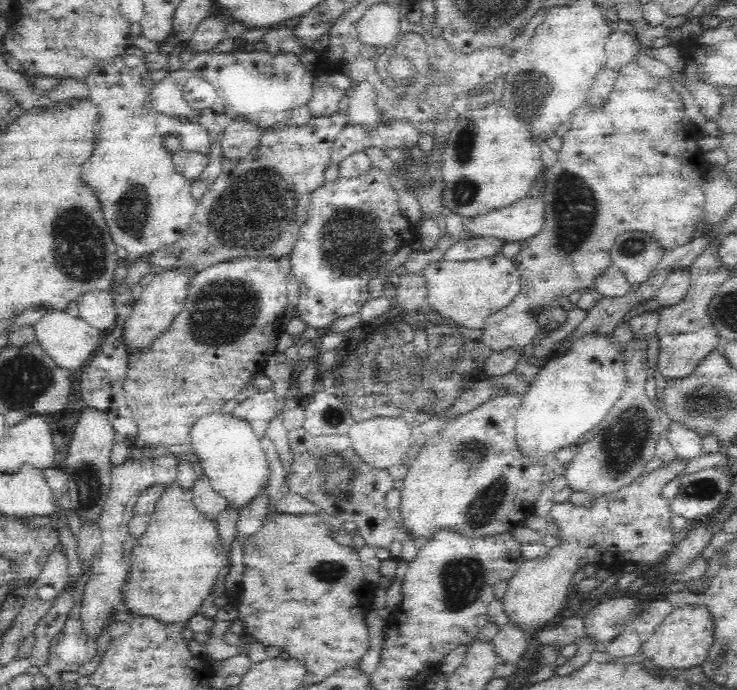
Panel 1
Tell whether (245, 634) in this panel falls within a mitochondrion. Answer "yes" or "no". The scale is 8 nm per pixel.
no

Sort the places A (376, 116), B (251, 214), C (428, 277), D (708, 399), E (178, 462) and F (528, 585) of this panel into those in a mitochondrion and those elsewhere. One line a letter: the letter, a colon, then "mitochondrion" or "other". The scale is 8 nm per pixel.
A: other
B: mitochondrion
C: other
D: mitochondrion
E: other
F: other

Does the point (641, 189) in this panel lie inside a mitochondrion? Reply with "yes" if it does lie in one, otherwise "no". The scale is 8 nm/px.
no

